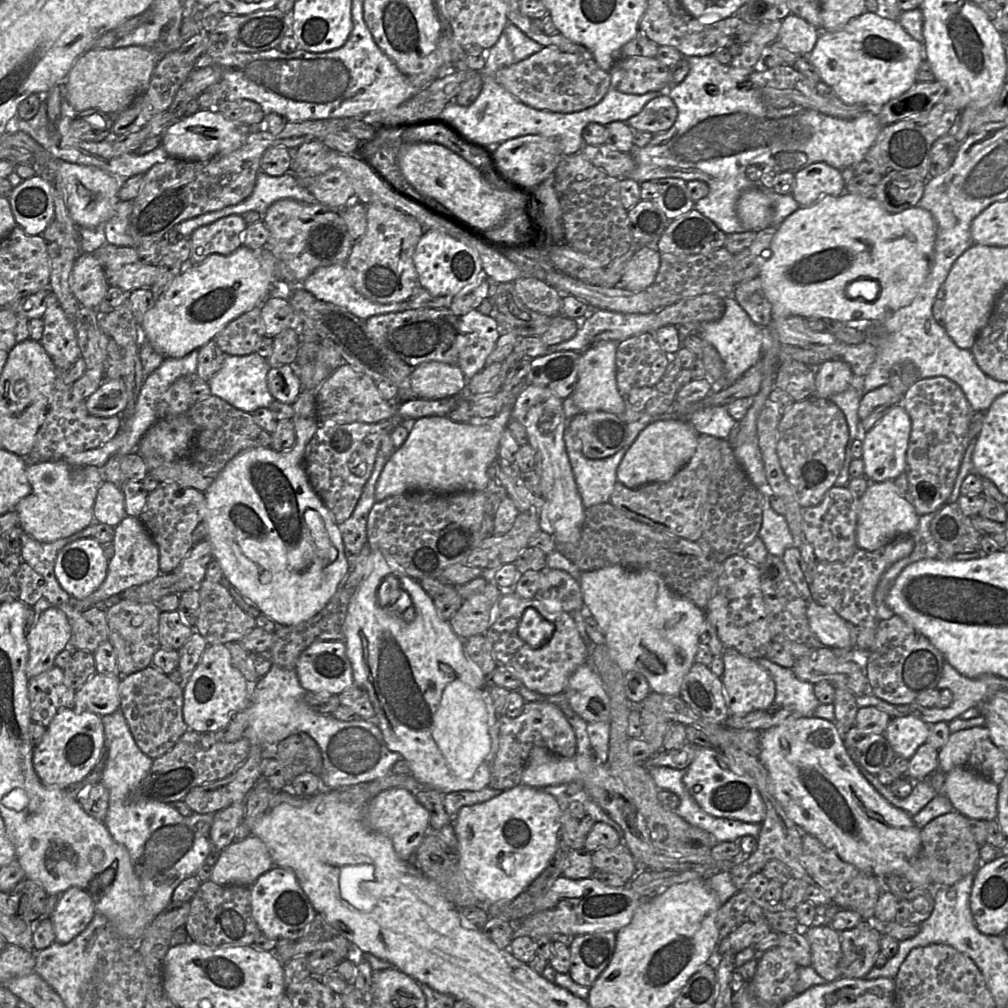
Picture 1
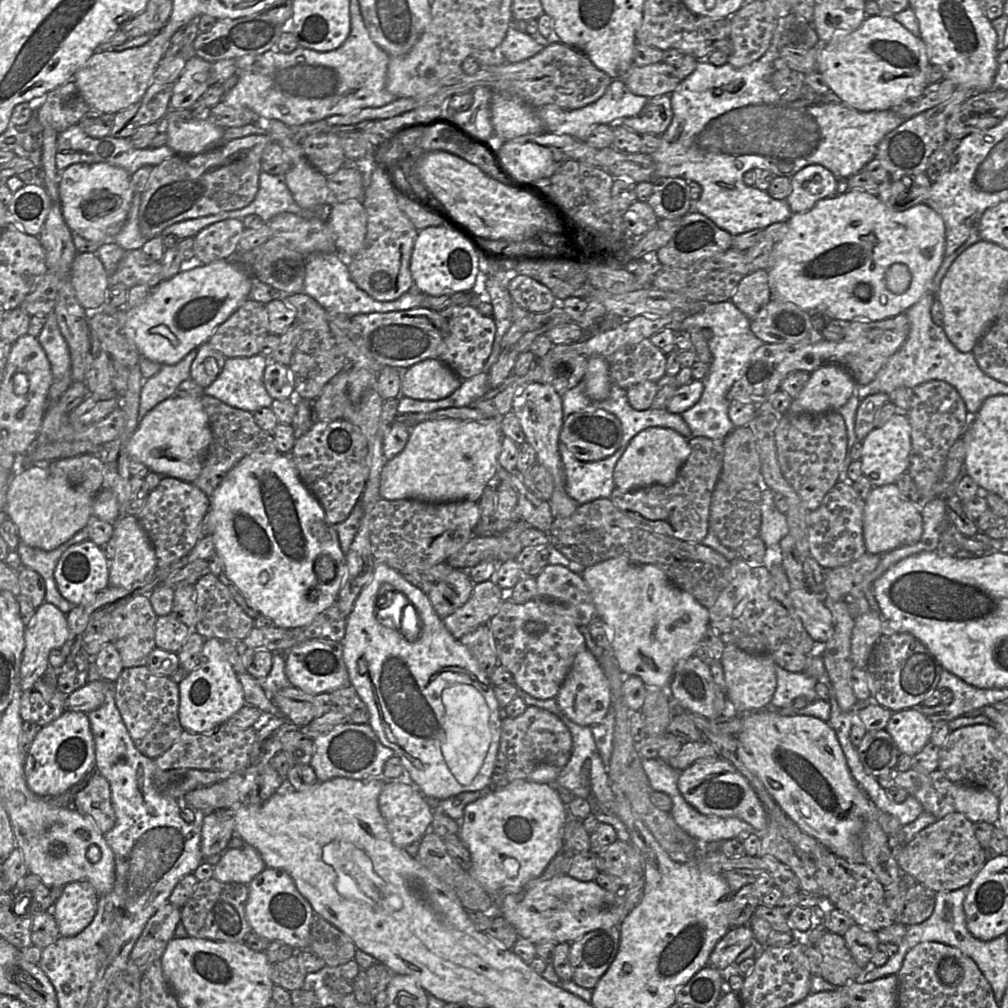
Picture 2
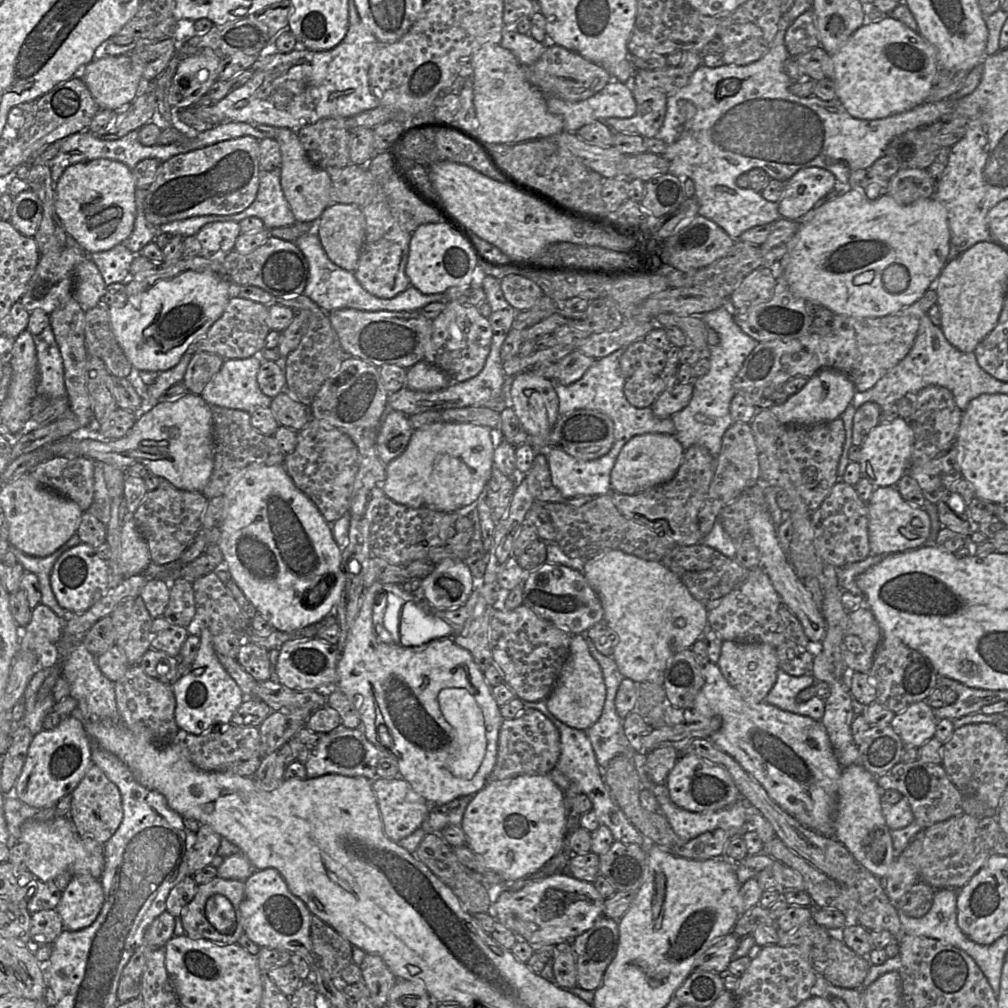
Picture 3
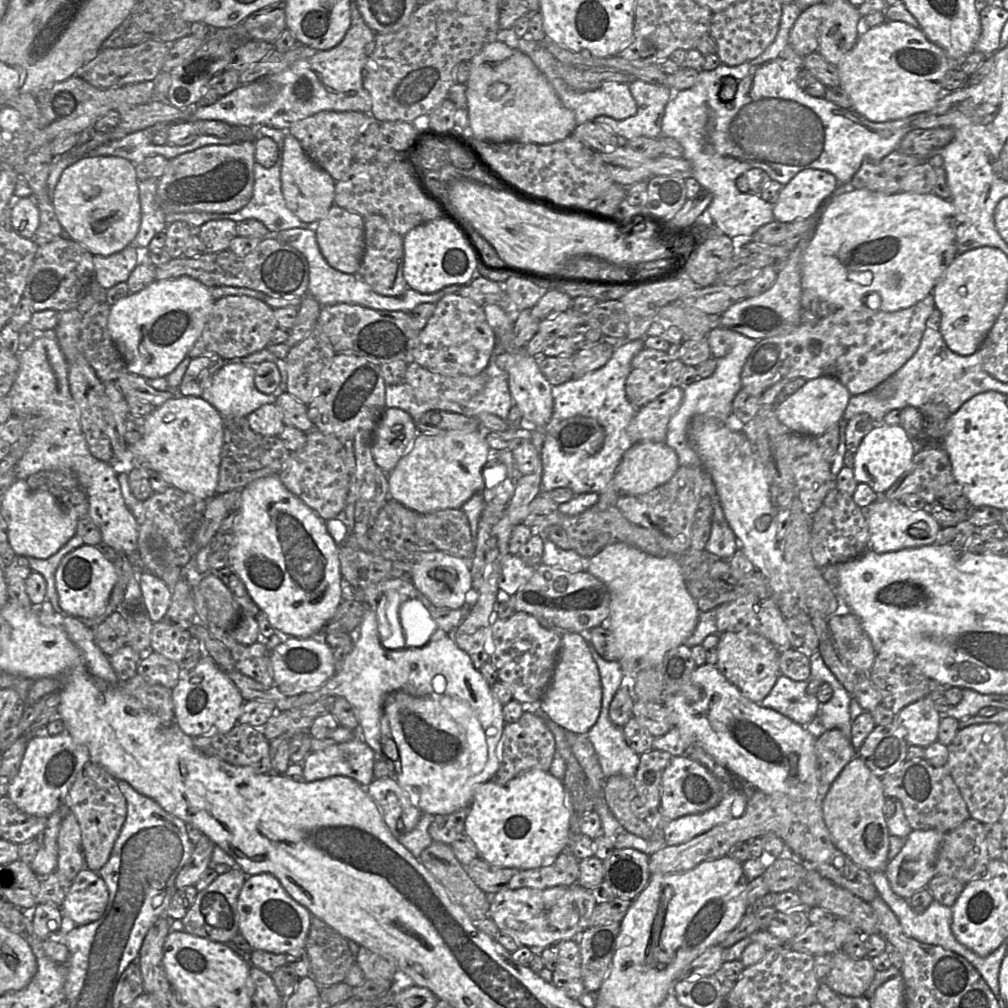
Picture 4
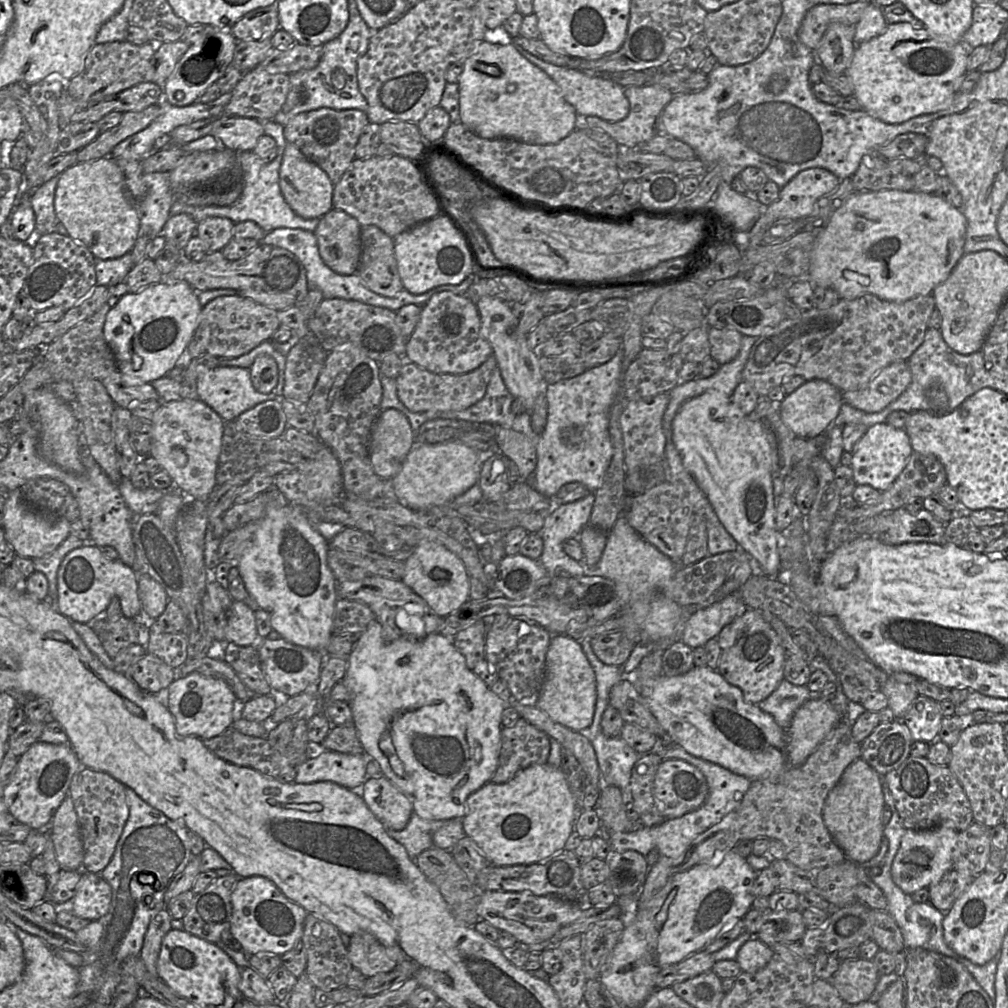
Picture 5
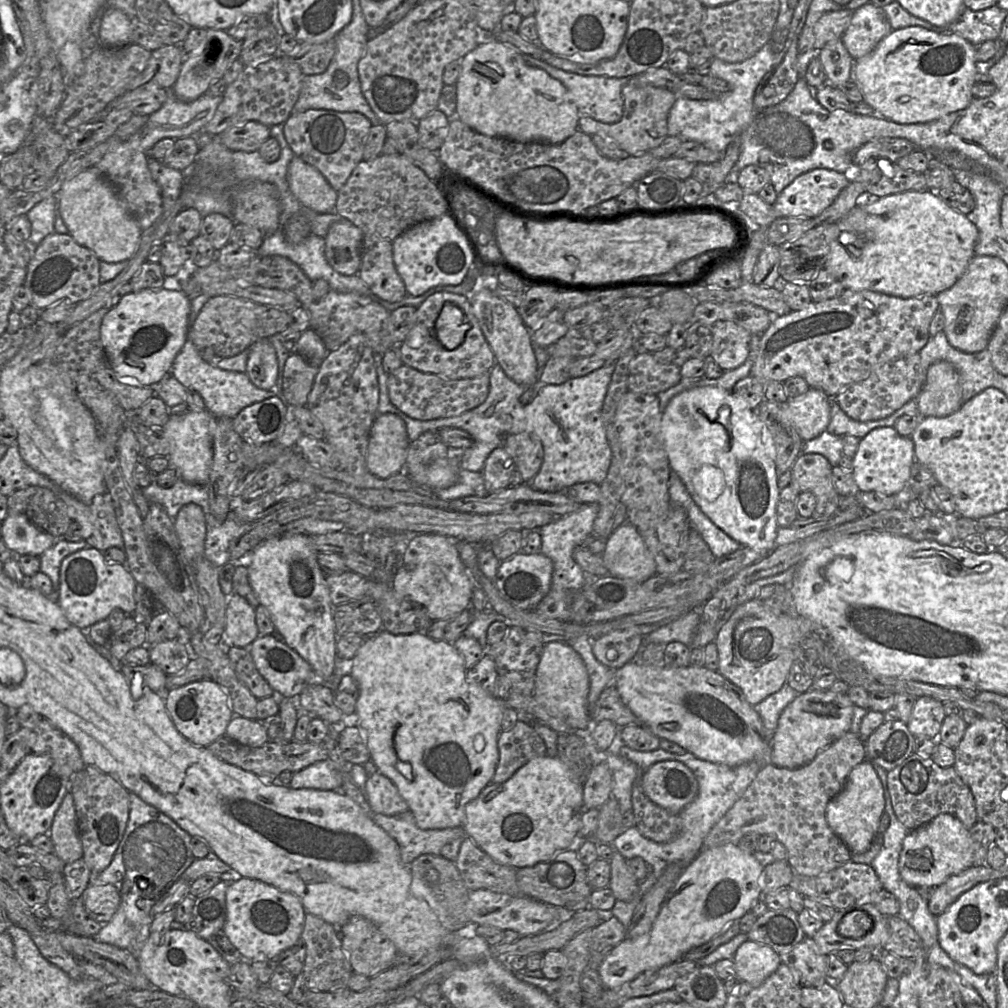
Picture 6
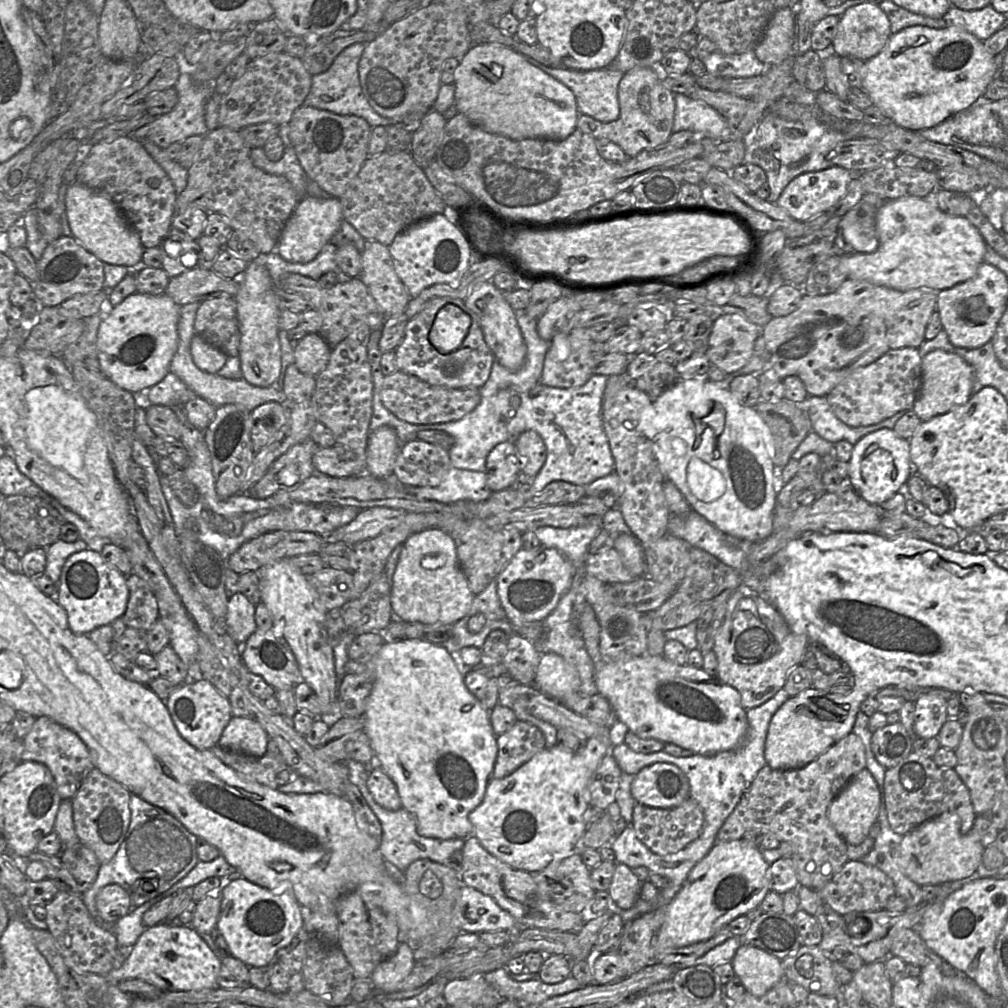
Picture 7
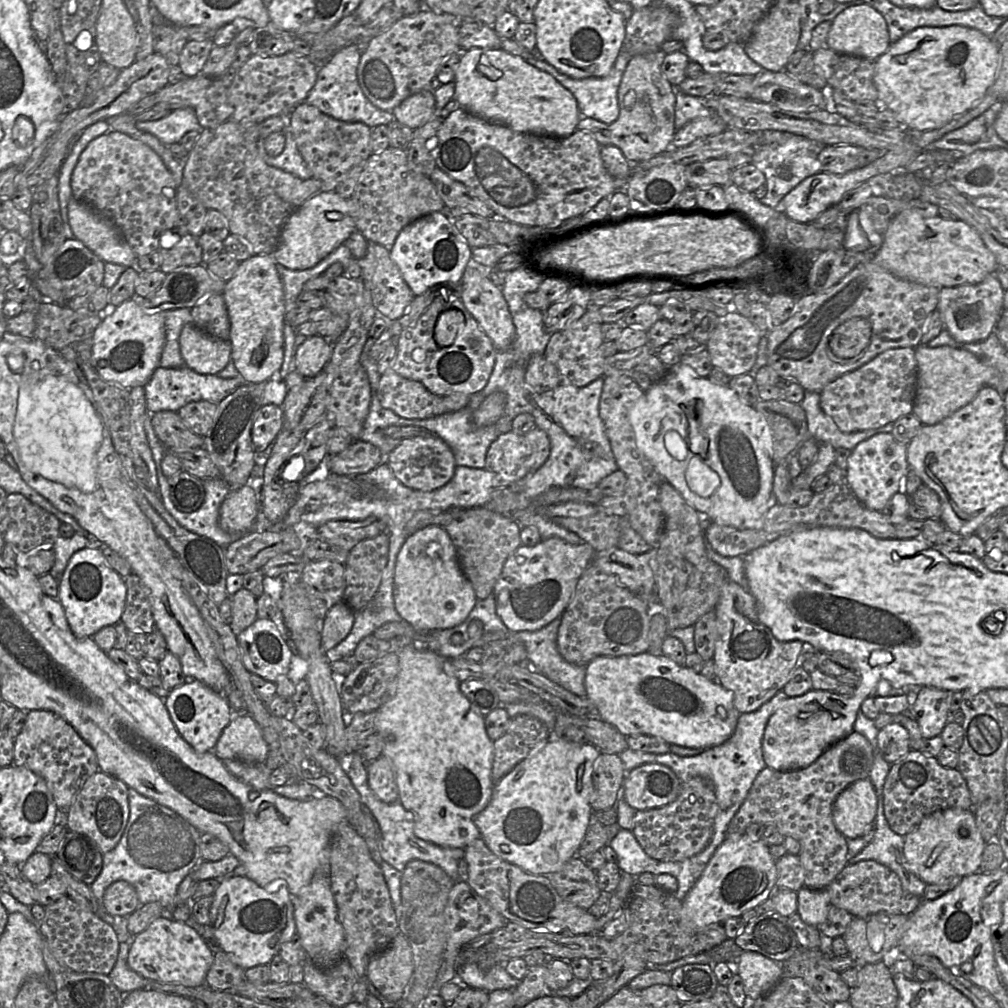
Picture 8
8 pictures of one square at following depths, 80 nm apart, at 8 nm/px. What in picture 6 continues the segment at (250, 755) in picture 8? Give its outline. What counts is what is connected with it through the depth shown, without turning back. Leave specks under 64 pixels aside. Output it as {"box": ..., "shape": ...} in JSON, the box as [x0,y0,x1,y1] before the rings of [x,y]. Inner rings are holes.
{"box":[226,716,268,748],"shape":[[[234,716],[226,729],[226,737],[241,745],[257,748],[268,741],[265,722]]]}

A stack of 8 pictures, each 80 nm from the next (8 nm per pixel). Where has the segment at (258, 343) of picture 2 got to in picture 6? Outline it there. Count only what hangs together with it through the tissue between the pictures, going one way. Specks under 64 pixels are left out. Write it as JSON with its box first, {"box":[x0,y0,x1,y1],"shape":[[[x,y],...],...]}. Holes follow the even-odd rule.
{"box":[188,295,290,357],"shape":[[[220,295],[210,297],[200,309],[188,330],[189,337],[198,351],[213,350],[218,357],[232,357],[248,349],[261,338],[269,338],[285,330],[290,325],[288,310],[252,302],[235,296]]]}

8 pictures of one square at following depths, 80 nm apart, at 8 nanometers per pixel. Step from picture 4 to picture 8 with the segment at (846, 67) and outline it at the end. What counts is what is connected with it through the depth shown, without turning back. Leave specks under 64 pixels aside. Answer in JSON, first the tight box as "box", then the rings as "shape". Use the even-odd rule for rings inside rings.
{"box":[874,25,1000,132],"shape":[[[951,25],[947,27],[919,27],[904,35],[897,42],[891,44],[885,54],[876,60],[876,68],[874,74],[874,83],[878,90],[879,102],[883,107],[893,111],[902,126],[909,132],[922,132],[933,130],[944,126],[955,117],[962,115],[975,104],[977,104],[986,94],[987,90],[996,81],[1000,62],[1000,46],[998,46],[991,37],[983,34],[979,30],[961,26]]]}

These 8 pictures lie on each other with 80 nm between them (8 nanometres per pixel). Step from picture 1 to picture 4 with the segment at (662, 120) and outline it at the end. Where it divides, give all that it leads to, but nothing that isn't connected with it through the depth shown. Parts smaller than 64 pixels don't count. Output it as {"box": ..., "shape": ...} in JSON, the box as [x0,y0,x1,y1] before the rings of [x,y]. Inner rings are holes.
{"box":[593,78,674,140],"shape":[[[636,78],[628,86],[637,105],[636,113],[624,120],[597,116],[593,122],[605,126],[621,140],[640,136],[659,138],[665,107],[674,91],[666,85],[649,84]]]}

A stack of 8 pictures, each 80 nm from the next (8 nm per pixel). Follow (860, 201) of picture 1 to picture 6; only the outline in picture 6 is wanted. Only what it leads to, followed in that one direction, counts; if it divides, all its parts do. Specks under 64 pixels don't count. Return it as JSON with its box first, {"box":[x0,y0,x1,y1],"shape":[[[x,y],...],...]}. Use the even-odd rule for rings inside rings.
{"box":[823,191,978,298],"shape":[[[906,191],[902,193],[892,194],[880,198],[872,198],[866,195],[862,198],[862,202],[855,206],[842,219],[837,222],[842,237],[833,240],[830,245],[830,251],[827,255],[823,267],[829,271],[844,286],[845,290],[863,291],[870,290],[900,298],[912,298],[922,295],[937,295],[938,293],[951,288],[956,281],[964,274],[970,261],[975,256],[974,247],[978,240],[978,229],[975,224],[964,214],[957,212],[949,207],[941,198],[934,195],[932,191]],[[843,235],[845,235],[843,237]],[[854,245],[855,252],[847,249],[847,246]]]}

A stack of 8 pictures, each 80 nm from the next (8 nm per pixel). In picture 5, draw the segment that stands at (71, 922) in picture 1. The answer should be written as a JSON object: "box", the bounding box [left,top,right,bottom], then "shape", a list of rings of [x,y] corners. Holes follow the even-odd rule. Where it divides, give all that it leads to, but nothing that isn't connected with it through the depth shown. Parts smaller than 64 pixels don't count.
{"box":[71,871,111,921],"shape":[[[82,871],[76,893],[71,899],[74,915],[96,921],[108,913],[111,900],[111,886],[100,875]]]}

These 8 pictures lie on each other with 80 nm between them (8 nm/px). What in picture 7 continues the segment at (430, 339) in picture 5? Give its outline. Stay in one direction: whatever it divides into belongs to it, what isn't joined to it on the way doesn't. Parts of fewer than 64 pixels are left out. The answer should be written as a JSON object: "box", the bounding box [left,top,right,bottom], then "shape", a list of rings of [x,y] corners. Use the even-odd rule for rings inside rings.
{"box":[395,296,495,388],"shape":[[[449,296],[430,298],[422,309],[405,326],[402,341],[395,349],[395,366],[399,371],[416,376],[422,381],[448,388],[478,388],[487,381],[495,357],[485,342],[483,332],[474,313],[469,315],[470,328],[461,346],[450,352],[440,353],[429,341],[428,335],[437,312],[446,304],[455,304],[464,313],[470,313],[464,300]]]}

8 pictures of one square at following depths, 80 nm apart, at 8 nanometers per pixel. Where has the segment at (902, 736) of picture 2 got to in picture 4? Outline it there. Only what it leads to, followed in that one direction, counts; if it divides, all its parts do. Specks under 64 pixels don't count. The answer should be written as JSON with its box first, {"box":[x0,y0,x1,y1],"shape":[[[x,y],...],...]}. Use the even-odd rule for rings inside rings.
{"box":[893,697,941,748],"shape":[[[923,697],[904,707],[894,716],[893,722],[904,730],[909,745],[925,748],[938,740],[941,718],[933,701]]]}

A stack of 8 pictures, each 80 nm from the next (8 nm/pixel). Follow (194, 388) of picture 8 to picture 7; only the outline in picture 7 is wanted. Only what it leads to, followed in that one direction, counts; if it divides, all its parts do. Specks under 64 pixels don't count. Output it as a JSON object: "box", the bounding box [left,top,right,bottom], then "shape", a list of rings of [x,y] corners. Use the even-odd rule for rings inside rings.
{"box":[139,371,197,407],"shape":[[[170,371],[160,382],[141,389],[139,393],[147,395],[152,405],[168,407],[185,405],[197,396],[177,375]]]}

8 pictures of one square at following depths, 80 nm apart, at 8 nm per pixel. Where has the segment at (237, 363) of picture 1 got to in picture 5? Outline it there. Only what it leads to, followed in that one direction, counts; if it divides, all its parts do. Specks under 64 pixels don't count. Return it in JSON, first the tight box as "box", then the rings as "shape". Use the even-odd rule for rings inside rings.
{"box":[197,366,282,421],"shape":[[[217,366],[200,374],[197,378],[199,399],[210,406],[224,421],[234,421],[244,411],[267,400],[281,400],[282,396],[260,393],[252,385],[250,371],[236,366]]]}

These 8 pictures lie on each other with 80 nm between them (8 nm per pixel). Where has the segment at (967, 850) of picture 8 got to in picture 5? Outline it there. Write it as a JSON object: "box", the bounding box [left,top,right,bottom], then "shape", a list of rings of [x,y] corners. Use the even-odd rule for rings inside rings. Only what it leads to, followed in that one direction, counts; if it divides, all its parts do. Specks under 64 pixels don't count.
{"box":[891,825,958,895],"shape":[[[945,825],[925,830],[906,829],[891,867],[894,883],[909,895],[937,884],[953,868],[953,851],[958,834],[957,830]]]}

